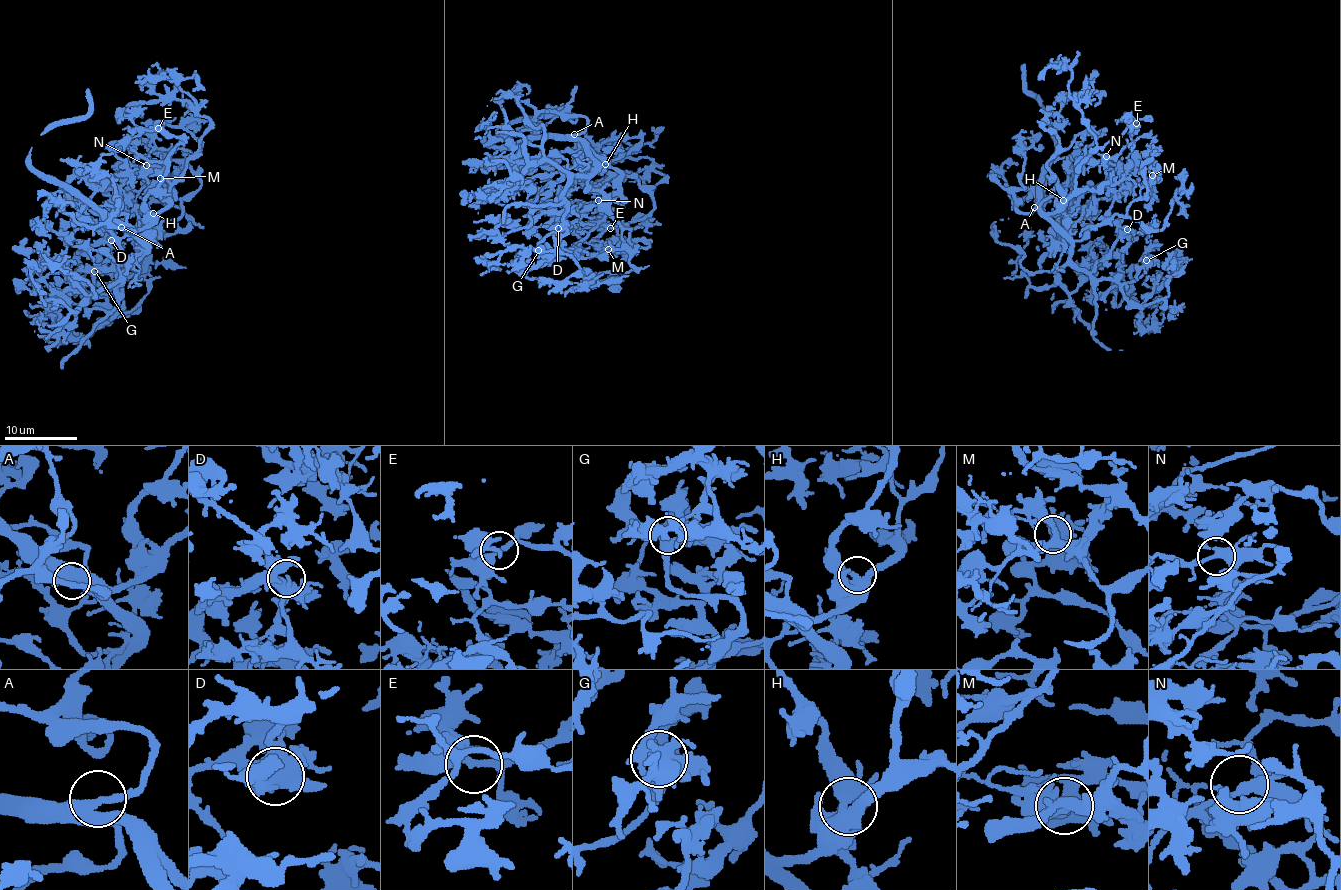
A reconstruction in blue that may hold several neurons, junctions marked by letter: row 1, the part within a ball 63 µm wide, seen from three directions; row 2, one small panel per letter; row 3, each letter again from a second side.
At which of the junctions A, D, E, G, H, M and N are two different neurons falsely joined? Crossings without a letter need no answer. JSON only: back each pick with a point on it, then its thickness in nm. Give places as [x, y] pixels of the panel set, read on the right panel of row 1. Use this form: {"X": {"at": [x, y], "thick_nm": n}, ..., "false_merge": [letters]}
{"false_merge": []}

